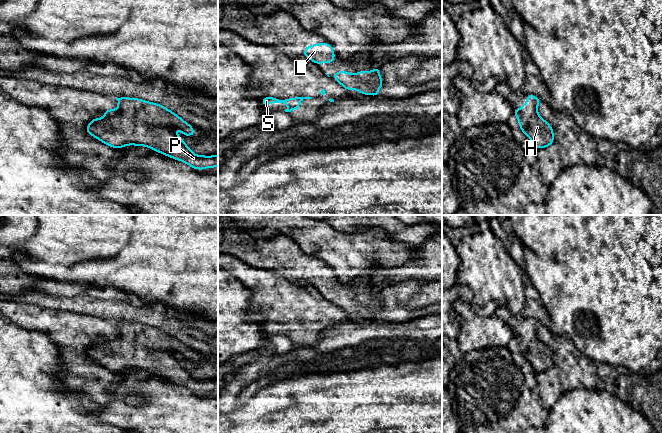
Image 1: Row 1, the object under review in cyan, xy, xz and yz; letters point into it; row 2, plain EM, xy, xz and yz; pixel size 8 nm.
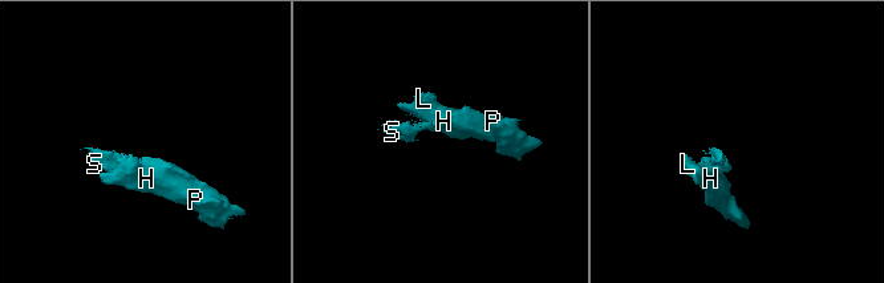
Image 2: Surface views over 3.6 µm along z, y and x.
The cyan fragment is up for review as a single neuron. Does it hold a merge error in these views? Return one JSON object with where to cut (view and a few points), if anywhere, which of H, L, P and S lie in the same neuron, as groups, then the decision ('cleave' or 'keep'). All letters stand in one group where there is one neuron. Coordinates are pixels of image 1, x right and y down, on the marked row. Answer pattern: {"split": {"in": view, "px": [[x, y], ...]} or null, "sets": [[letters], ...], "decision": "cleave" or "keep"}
{"split": {"in": "xy", "px": [[119, 109], [116, 114], [104, 118]]}, "sets": [["H", "L", "P"], ["S"]], "decision": "cleave"}

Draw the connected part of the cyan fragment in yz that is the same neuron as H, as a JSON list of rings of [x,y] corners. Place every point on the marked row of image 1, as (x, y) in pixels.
[[[526,94],[527,102],[521,108],[513,109],[517,117],[520,130],[527,135],[534,147],[546,148],[554,142],[554,130],[537,112],[538,98]]]

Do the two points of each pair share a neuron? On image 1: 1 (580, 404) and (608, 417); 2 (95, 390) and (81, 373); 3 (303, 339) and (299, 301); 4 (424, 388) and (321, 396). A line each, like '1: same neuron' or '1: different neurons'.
1: same neuron
2: same neuron
3: same neuron
4: same neuron

